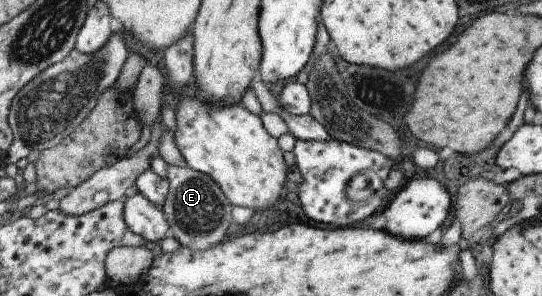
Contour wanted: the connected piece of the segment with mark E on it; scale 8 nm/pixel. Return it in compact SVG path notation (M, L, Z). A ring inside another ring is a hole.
M168 165L166 176L170 191L161 207L170 222L172 235L182 246L189 246L198 251L222 243L229 236L227 230L233 224L233 205L215 179L189 165Z

